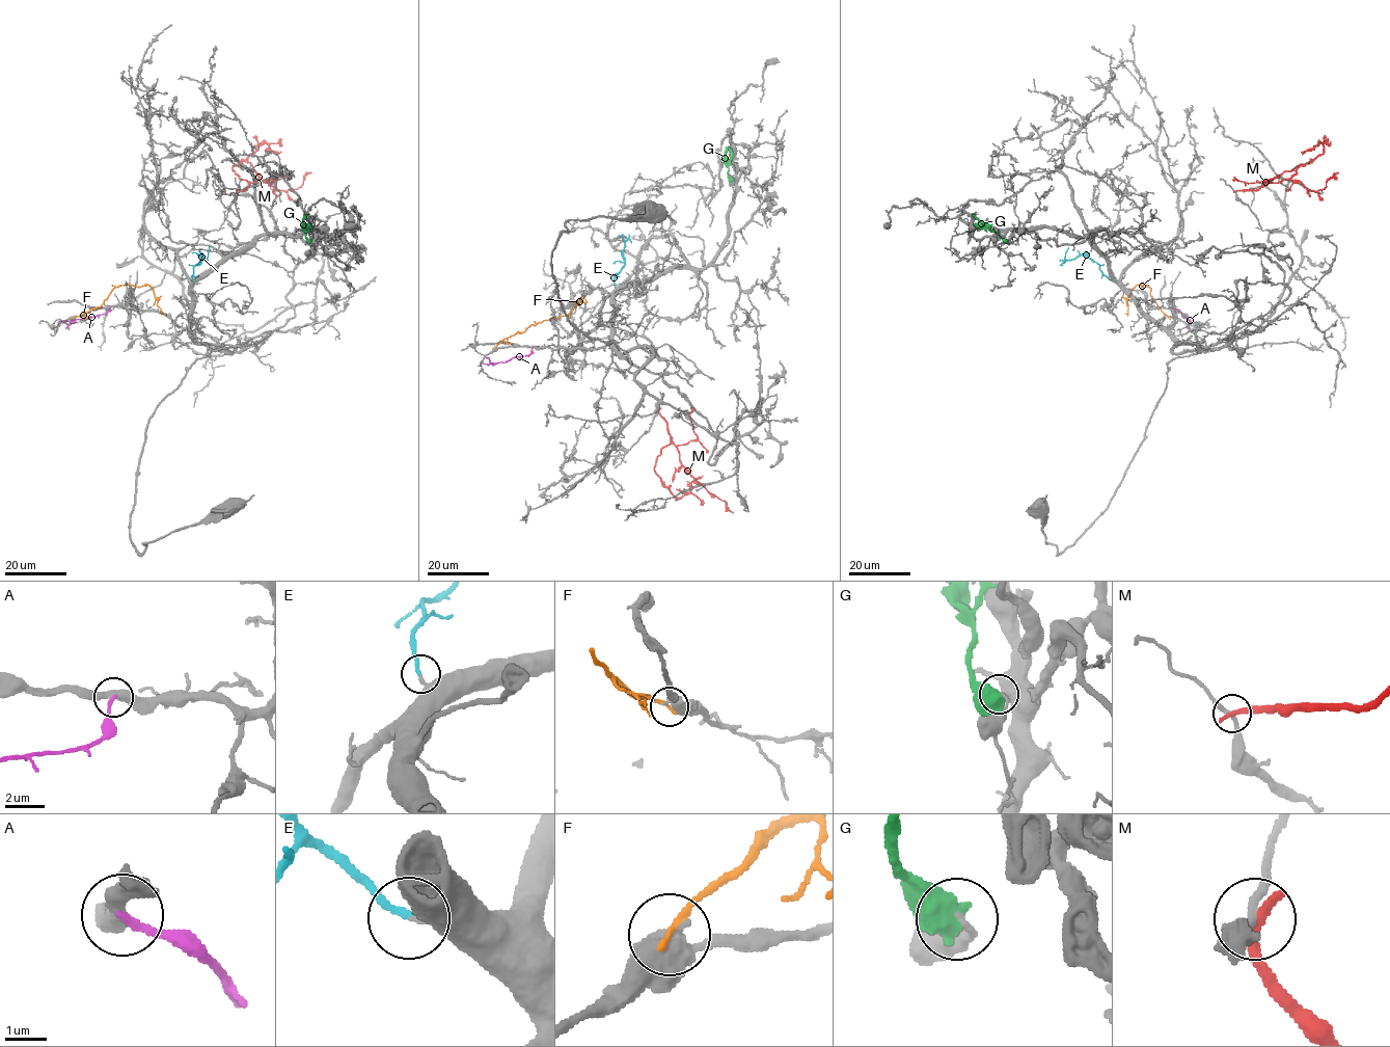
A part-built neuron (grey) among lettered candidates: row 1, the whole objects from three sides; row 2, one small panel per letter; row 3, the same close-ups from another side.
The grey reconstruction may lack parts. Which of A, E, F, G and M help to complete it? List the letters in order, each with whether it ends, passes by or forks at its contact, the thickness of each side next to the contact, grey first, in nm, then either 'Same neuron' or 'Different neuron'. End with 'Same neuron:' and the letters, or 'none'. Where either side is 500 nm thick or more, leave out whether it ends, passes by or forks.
A: It ends there. Thickness 400 nm (grey) against 180 nm. Different neuron
E: It ends there. Thickness 260 nm (grey) against 180 nm. Same neuron
F: Thickness 550 nm (grey) against 190 nm. Different neuron
G: Thickness 110 nm (grey) against 750 nm. Different neuron
M: It ends there. Thickness 190 nm (grey) against 340 nm. Different neuron
Same neuron: E

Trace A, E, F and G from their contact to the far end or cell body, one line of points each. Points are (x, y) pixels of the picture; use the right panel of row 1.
A: (1173, 307), (1189, 320), (1189, 324), (1182, 328)
E: (1111, 280), (1095, 262), (1083, 253), (1064, 260), (1068, 247)
F: (1173, 318), (1159, 307), (1146, 285), (1137, 285), (1132, 290), (1126, 300), (1128, 313), (1125, 314)
G: (1004, 241), (972, 214)

